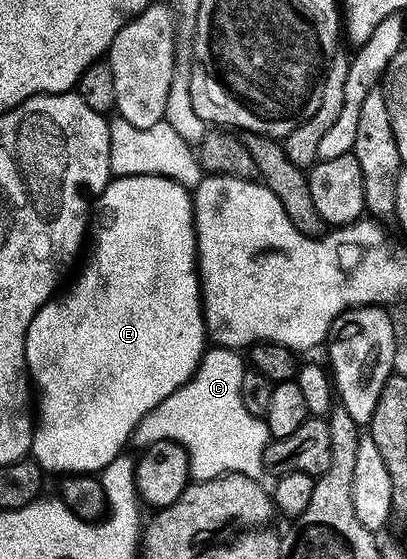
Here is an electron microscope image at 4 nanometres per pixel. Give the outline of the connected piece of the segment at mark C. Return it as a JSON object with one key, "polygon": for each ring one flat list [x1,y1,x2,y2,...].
{"polygon":[[209,347,191,379,174,394,170,394,169,398,163,399,138,424,133,432,133,445,136,444,137,449,142,450,156,441,178,442,188,454,189,475,195,481,209,480,227,473,240,473,243,477,260,480,266,470,264,452,271,436,268,424,261,417,252,415,242,400,242,378,245,369,245,359,235,349]]}

